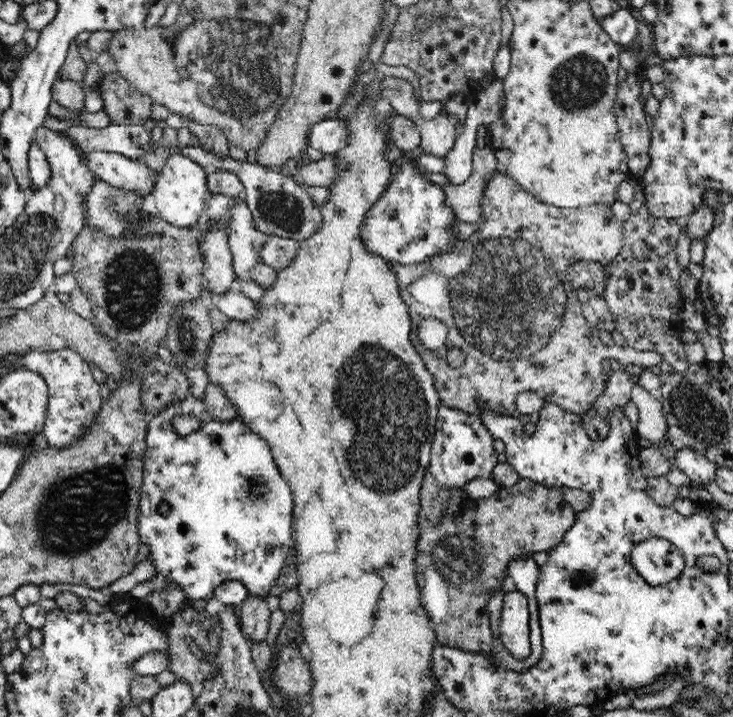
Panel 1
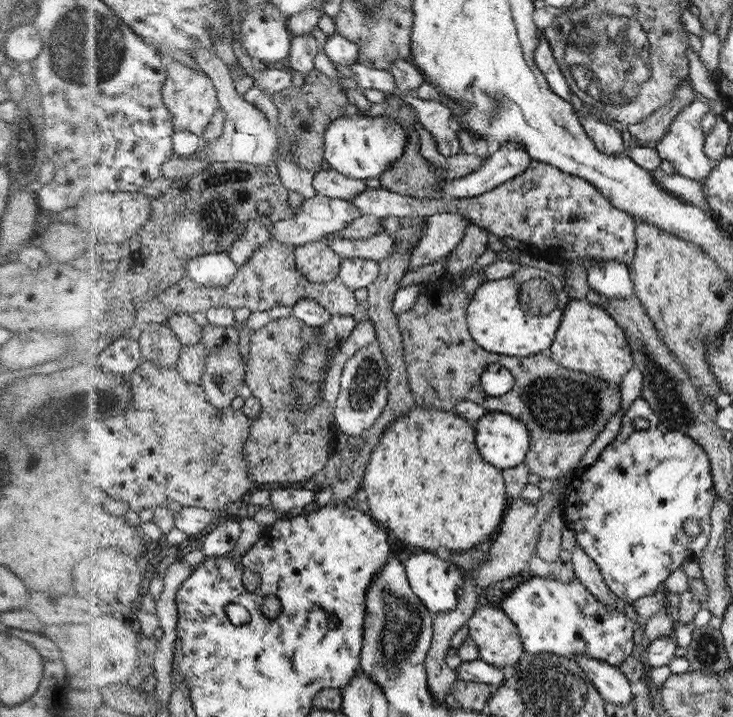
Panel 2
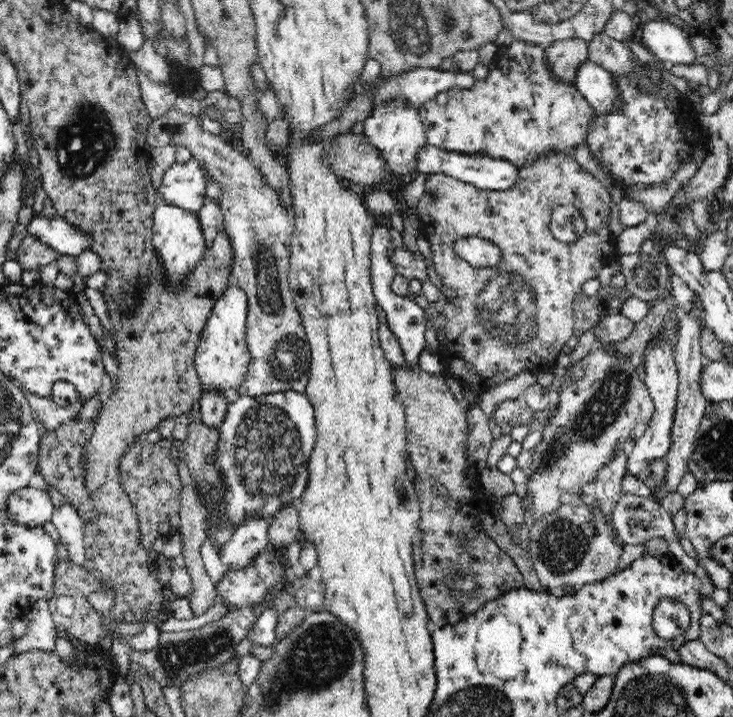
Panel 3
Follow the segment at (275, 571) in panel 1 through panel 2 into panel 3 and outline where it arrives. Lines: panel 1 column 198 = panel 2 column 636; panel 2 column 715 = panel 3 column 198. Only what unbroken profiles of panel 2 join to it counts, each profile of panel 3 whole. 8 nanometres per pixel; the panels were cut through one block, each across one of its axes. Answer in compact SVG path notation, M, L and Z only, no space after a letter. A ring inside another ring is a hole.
M274 392L260 396L236 396L230 400L224 420L219 426L219 441L209 463L219 472L223 488L216 493L206 492L198 481L193 487L205 507L205 528L229 527L233 530L248 518L262 518L274 522L280 511L298 505L308 484L308 463L317 439L315 414L305 393Z

